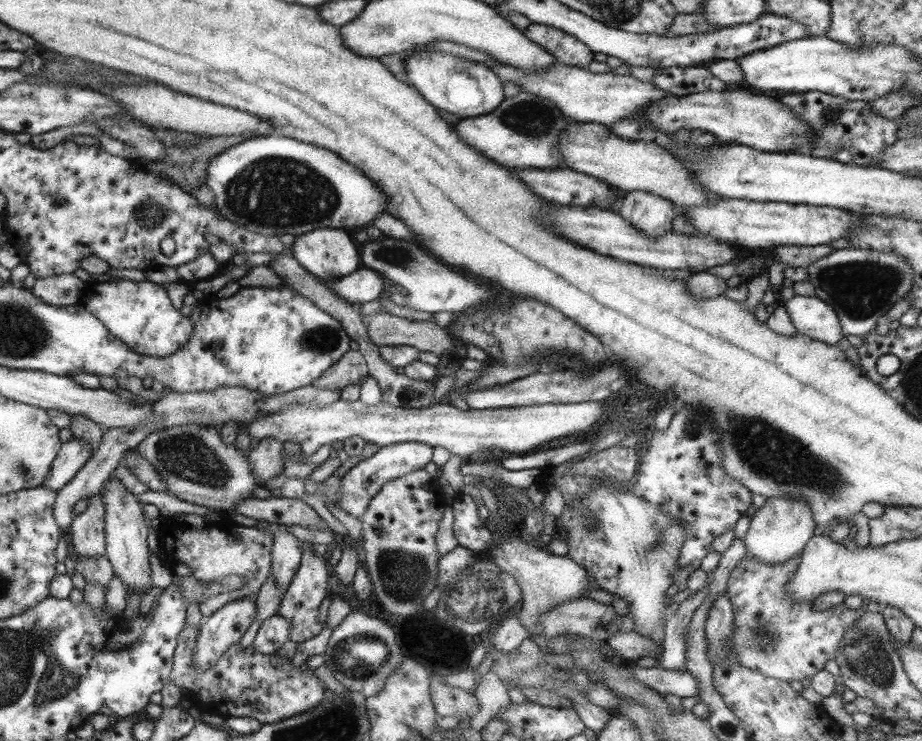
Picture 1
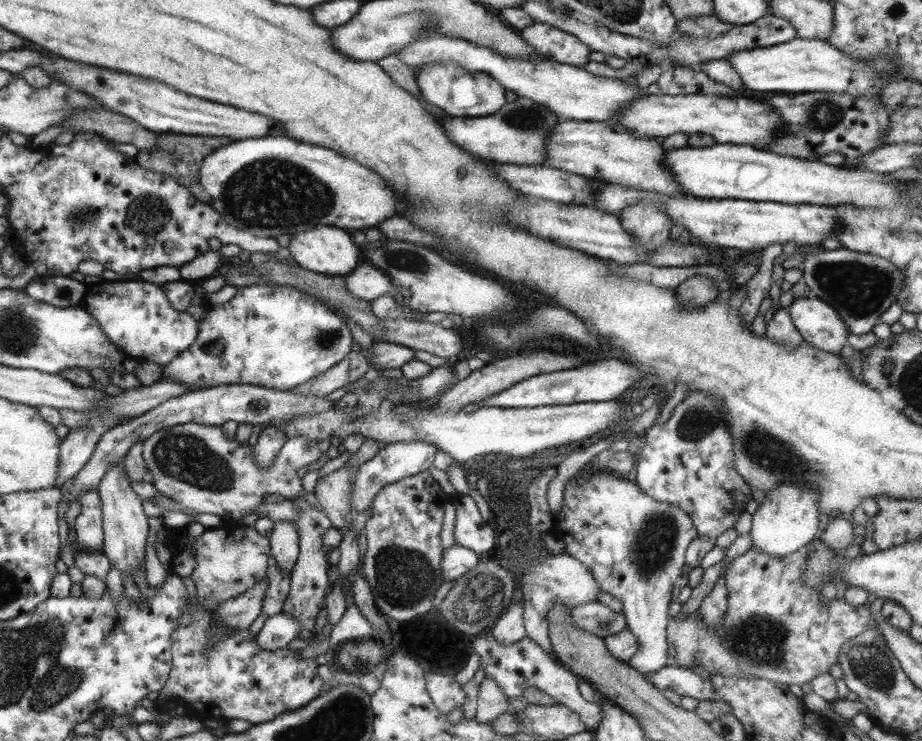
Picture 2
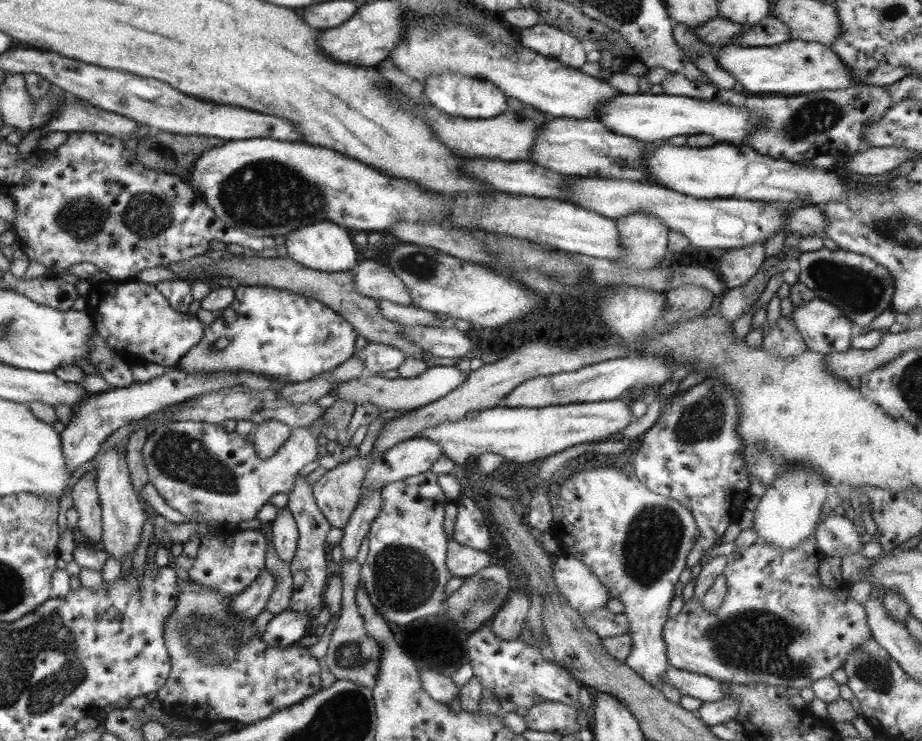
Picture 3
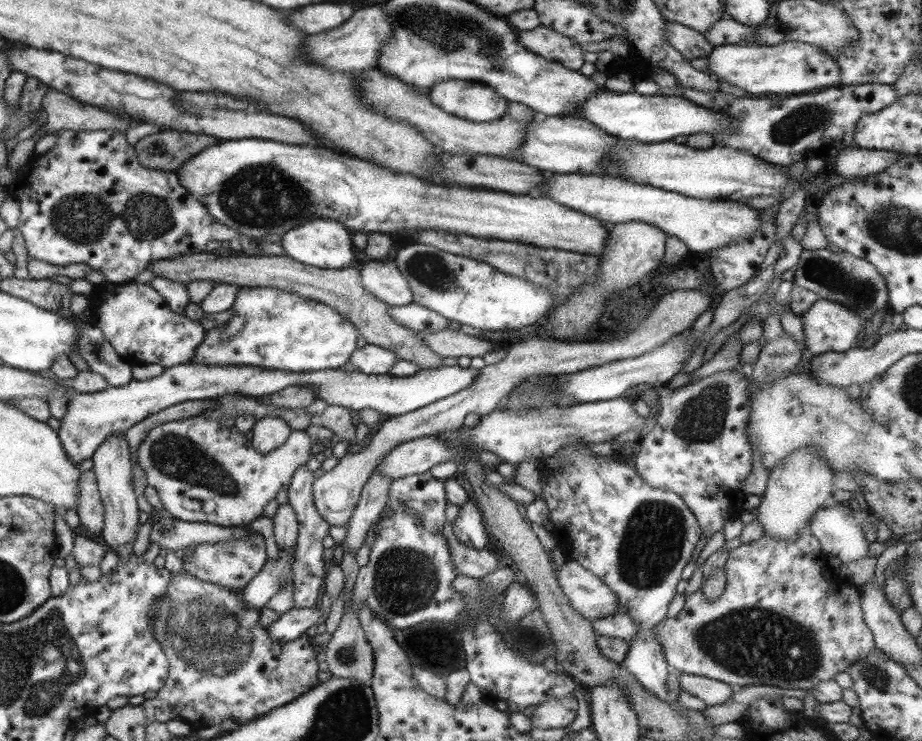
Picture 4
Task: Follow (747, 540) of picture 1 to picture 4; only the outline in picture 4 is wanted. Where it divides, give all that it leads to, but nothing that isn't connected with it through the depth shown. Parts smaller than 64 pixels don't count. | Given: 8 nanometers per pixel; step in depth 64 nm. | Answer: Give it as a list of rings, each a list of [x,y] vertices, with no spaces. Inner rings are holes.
[[[797,450],[787,456],[785,462],[775,464],[771,470],[771,476],[767,480],[765,494],[761,496],[761,504],[757,510],[757,524],[761,526],[761,536],[781,540],[781,542],[793,542],[793,538],[809,528],[809,522],[813,514],[831,502],[831,496],[835,492],[833,486],[833,472],[823,460],[817,460],[813,450]]]

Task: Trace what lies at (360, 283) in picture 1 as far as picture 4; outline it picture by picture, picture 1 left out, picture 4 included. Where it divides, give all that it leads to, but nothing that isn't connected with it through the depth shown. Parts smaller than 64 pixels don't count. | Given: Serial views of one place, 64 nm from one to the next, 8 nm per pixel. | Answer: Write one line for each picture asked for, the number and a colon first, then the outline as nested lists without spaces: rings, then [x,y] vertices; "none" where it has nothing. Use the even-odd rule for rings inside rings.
2: [[[361,262],[351,274],[345,276],[345,290],[351,296],[365,302],[381,298],[387,292],[395,294],[391,284],[391,278],[383,270],[371,266],[369,262]]]
3: [[[367,254],[355,266],[355,288],[371,300],[389,300],[399,306],[411,306],[411,296],[405,284],[383,264],[377,264]]]
4: [[[363,260],[359,262],[359,278],[365,292],[377,296],[387,306],[407,306],[413,302],[411,288],[405,276],[395,268],[395,262],[381,264]]]

